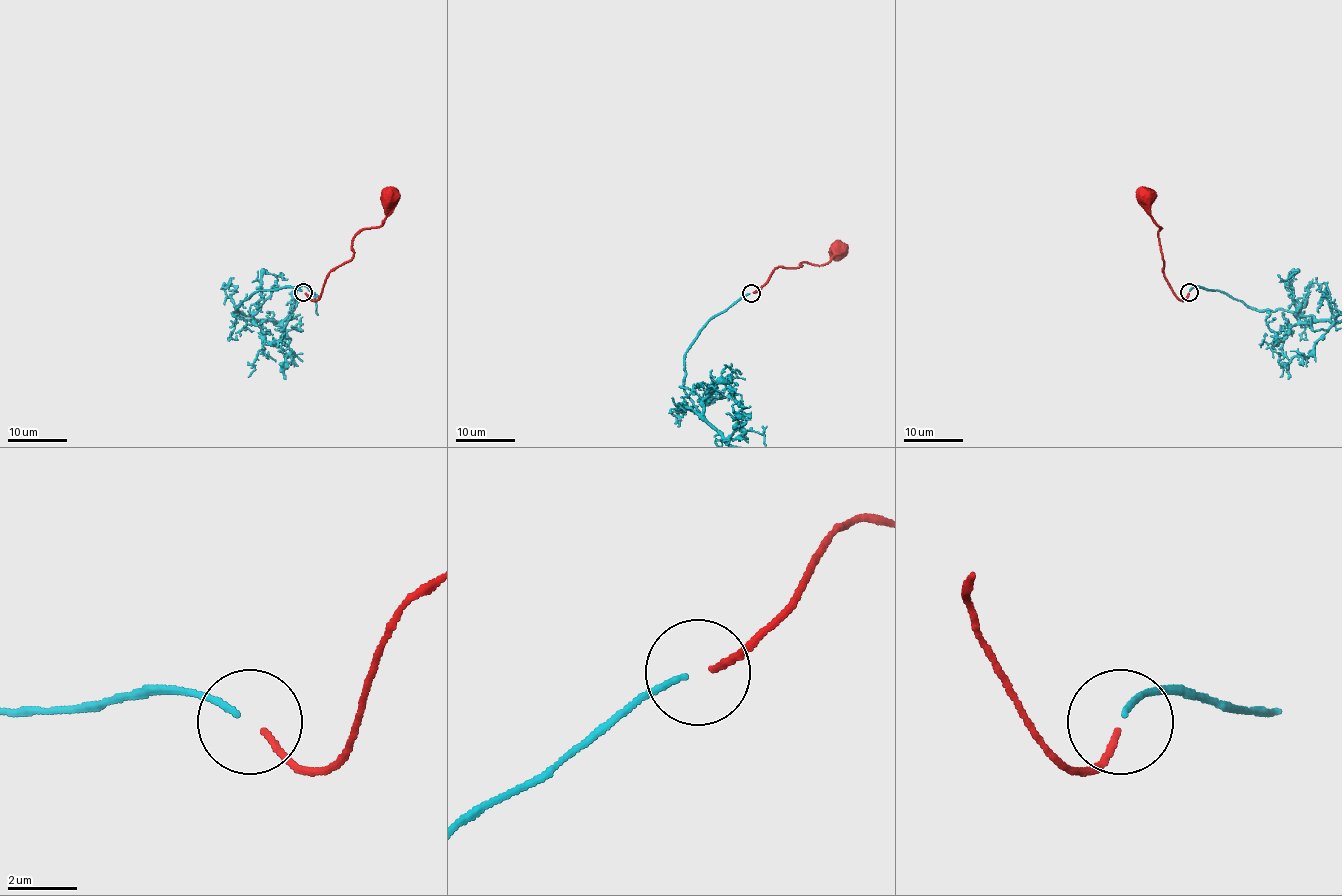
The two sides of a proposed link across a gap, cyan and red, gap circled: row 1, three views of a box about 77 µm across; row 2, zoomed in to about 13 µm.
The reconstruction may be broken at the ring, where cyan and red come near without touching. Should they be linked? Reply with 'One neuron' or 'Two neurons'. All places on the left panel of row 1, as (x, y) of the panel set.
Two neurons

